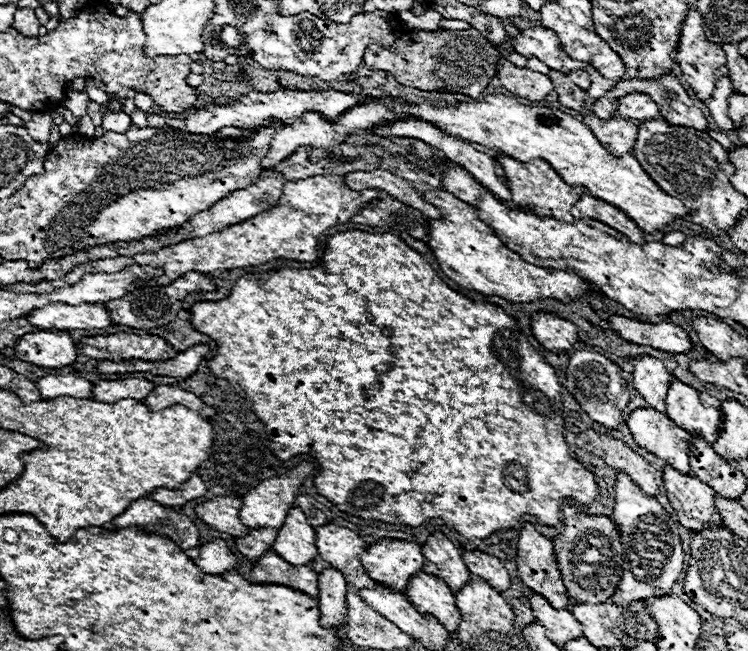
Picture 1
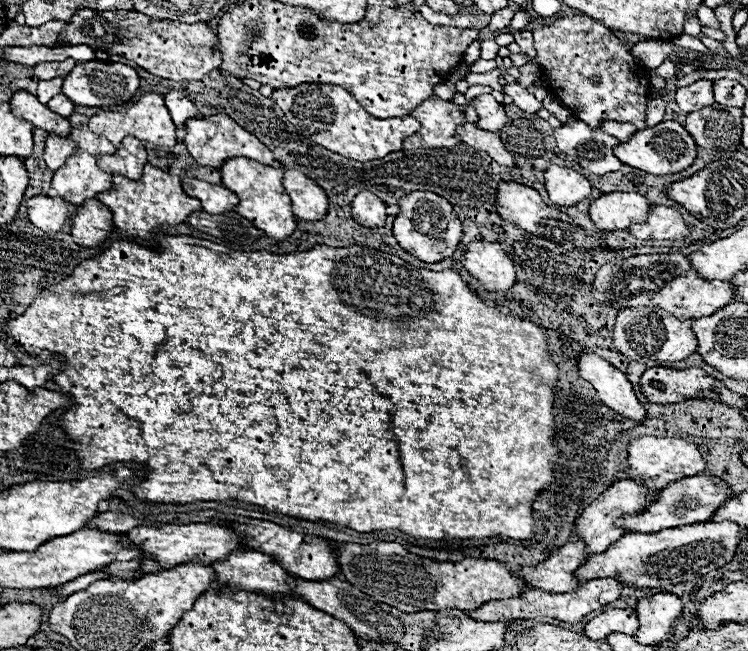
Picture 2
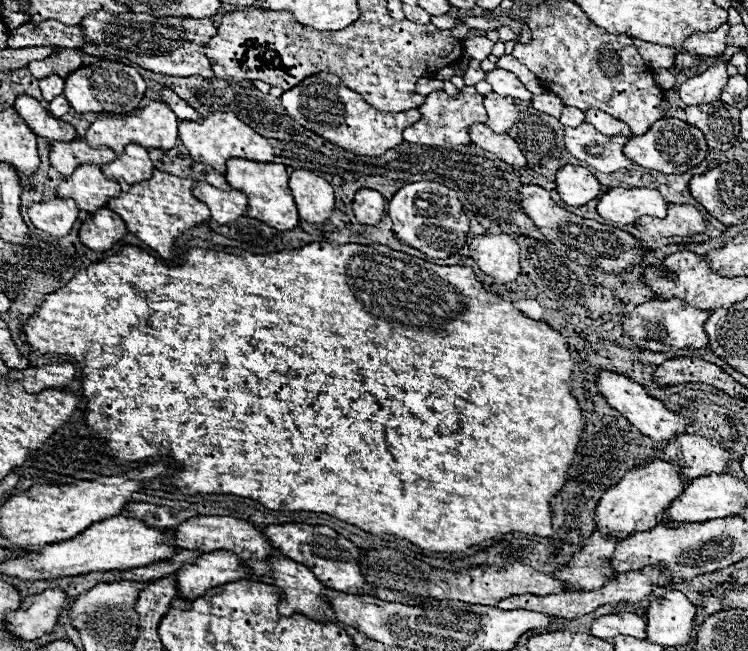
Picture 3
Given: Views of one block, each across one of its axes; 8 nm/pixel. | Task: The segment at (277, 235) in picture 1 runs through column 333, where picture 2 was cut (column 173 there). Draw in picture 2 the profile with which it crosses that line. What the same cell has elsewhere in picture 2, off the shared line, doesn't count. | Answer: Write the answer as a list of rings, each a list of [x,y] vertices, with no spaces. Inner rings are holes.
[[[146,164],[144,176],[140,180],[114,176],[112,192],[104,192],[104,196],[96,196],[96,198],[110,208],[110,212],[114,214],[114,224],[120,230],[130,232],[144,240],[156,238],[160,226],[176,226],[186,222],[192,212],[202,212],[200,200],[192,200],[192,196],[188,196],[182,190],[180,176],[172,176],[168,172],[152,168],[150,164]]]

